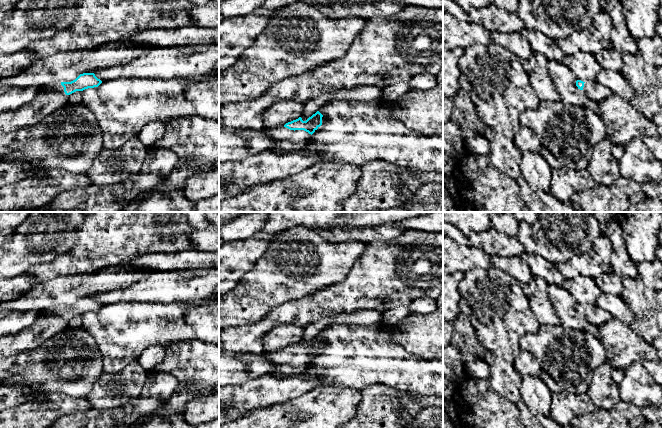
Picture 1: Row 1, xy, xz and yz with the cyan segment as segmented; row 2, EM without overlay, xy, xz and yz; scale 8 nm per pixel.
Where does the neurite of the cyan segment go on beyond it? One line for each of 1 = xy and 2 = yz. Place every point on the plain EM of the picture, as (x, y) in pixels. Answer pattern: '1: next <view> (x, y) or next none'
1: next xy (58, 310)
2: next yz (593, 314)

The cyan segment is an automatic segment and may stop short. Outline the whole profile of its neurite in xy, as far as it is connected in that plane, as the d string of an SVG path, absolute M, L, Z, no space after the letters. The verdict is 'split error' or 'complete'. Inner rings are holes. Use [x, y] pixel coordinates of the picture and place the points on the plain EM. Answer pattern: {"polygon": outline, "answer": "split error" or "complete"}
{"polygon": "M83 297L71 306L61 306L52 310L55 314L64 315L66 319L70 319L76 315L98 311L101 307L102 305L94 297Z", "answer": "split error"}

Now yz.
{"polygon": "M577 304L576 310L578 313L583 314L589 323L596 327L610 321L612 318L612 315L609 312L597 306L583 306L581 304Z", "answer": "split error"}

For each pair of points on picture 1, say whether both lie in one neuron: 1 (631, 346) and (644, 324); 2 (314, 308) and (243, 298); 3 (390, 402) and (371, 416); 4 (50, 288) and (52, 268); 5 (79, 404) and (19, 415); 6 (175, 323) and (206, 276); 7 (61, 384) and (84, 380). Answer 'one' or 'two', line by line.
1: two
2: two
3: one
4: two
5: one
6: two
7: one

